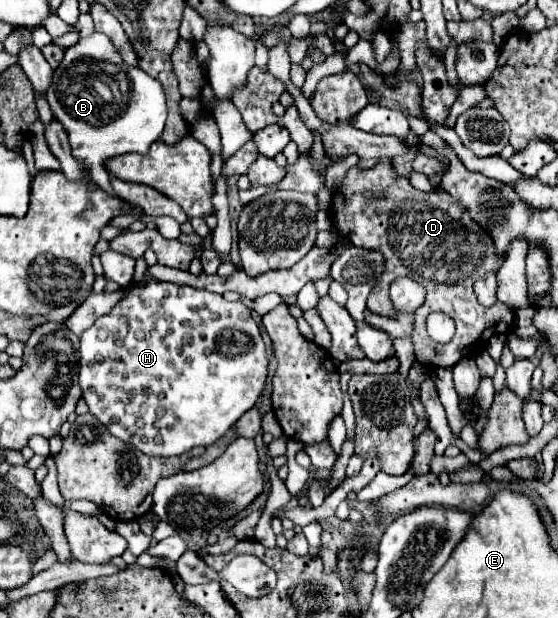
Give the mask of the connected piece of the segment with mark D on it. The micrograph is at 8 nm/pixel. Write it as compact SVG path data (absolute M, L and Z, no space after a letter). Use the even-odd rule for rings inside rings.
M388 159L368 171L352 167L334 195L332 219L352 245L378 249L384 255L384 271L368 295L370 311L394 315L394 309L390 309L388 285L398 277L410 277L426 289L426 303L416 313L416 329L412 333L416 359L422 365L450 369L462 357L474 355L478 345L486 345L490 335L510 333L514 327L514 309L510 305L494 303L492 307L484 307L478 303L474 295L474 281L490 271L496 273L504 259L494 251L496 247L492 237L472 221L468 213L462 211L460 203L446 191L416 191L408 179L396 177ZM386 177L394 177L390 187L386 187ZM370 193L378 193L378 197L374 197L376 201L370 201L370 209L366 209L364 203ZM434 311L444 311L456 321L456 335L446 345L440 345L426 335L426 317Z

